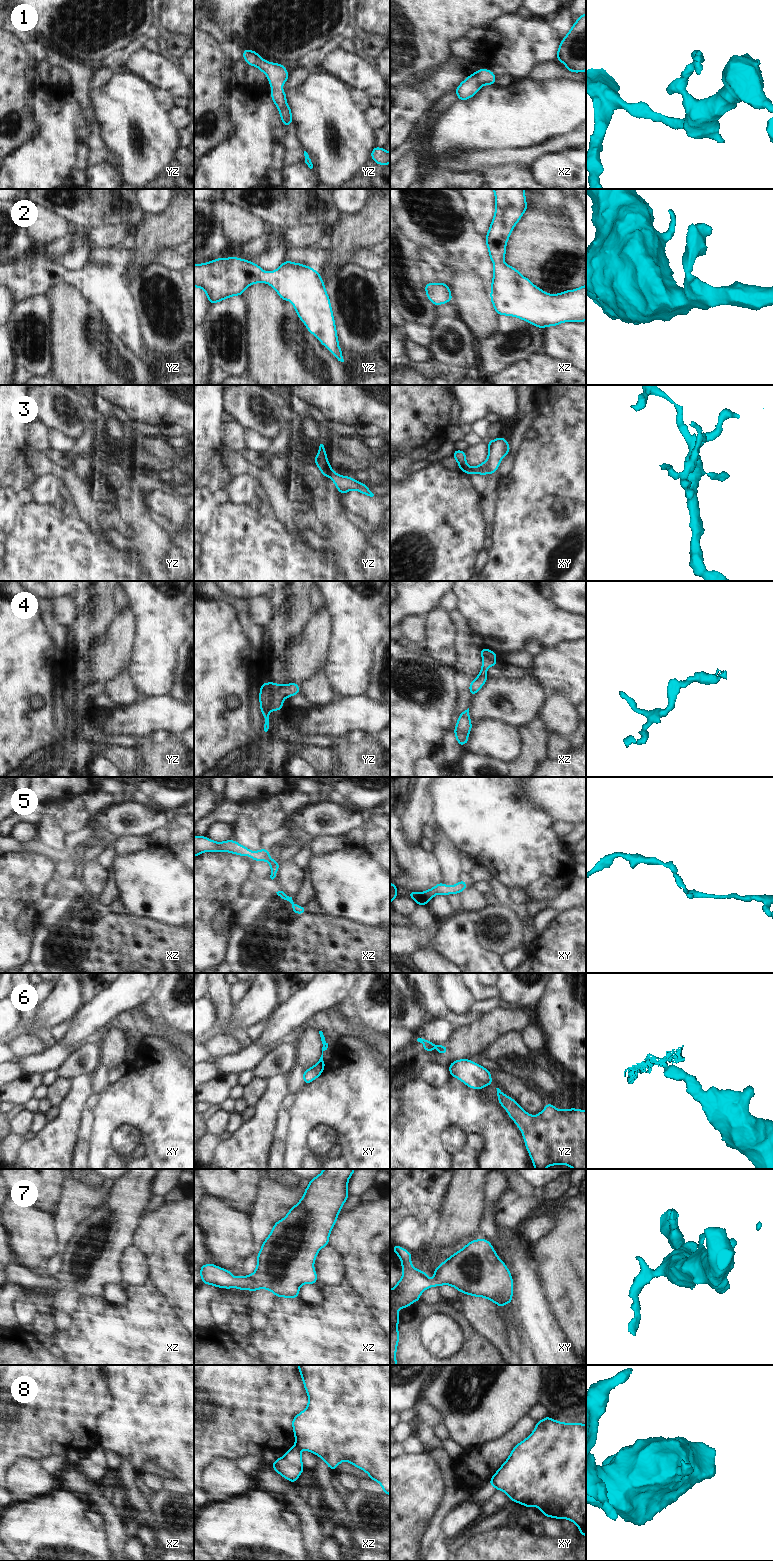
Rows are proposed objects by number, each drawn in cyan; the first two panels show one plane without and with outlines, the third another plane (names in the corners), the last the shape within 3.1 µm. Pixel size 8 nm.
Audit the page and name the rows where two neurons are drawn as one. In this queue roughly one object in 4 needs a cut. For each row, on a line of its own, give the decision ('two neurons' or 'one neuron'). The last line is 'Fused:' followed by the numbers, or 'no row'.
1: one neuron
2: one neuron
3: two neurons
4: one neuron
5: one neuron
6: two neurons
7: one neuron
8: two neurons
Fused: 3, 6, 8

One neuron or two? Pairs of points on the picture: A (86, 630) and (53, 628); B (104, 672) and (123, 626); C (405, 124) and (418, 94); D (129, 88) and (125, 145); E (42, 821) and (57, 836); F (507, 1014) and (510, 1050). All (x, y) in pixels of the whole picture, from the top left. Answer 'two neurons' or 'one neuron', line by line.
A: two neurons
B: one neuron
C: one neuron
D: one neuron
E: one neuron
F: two neurons

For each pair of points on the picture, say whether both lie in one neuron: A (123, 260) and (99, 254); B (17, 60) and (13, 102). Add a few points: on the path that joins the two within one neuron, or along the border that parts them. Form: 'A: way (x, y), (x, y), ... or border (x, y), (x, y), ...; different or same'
A: way (117, 258), (105, 256); same
B: way (13, 70), (13, 92); same

